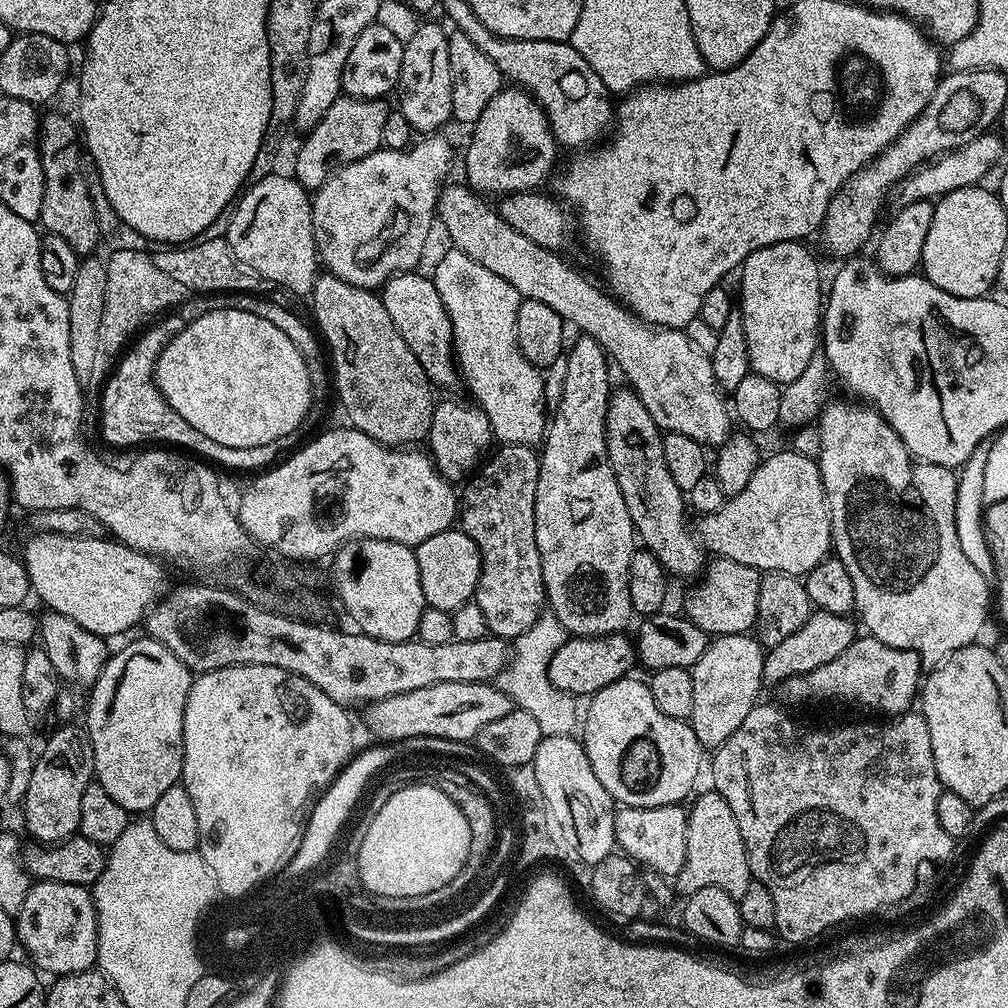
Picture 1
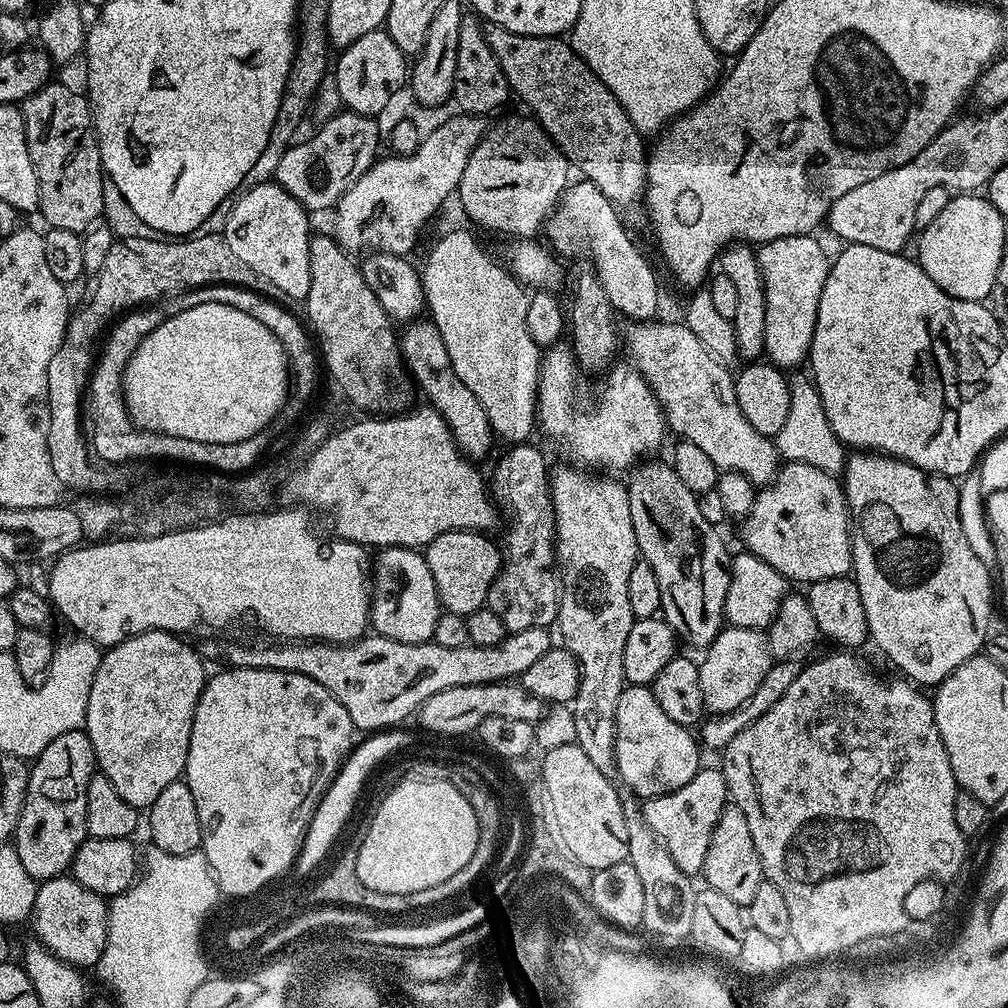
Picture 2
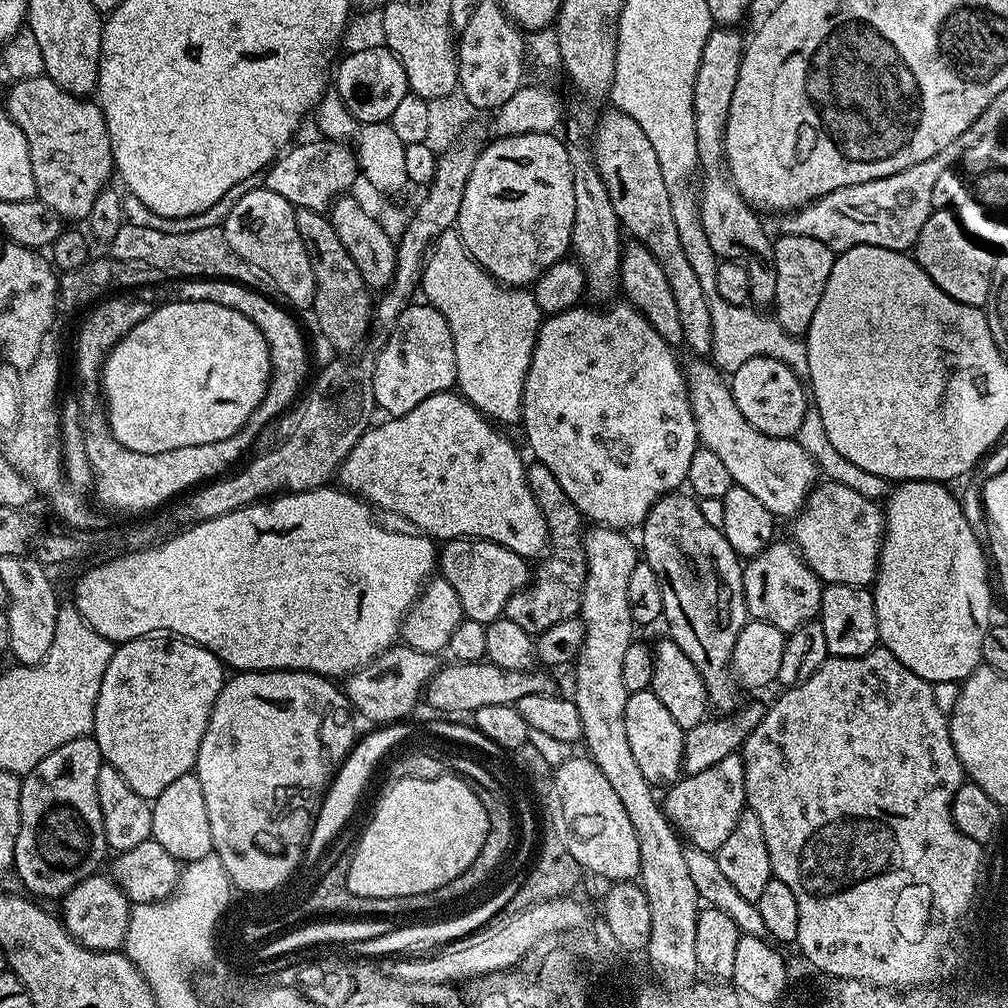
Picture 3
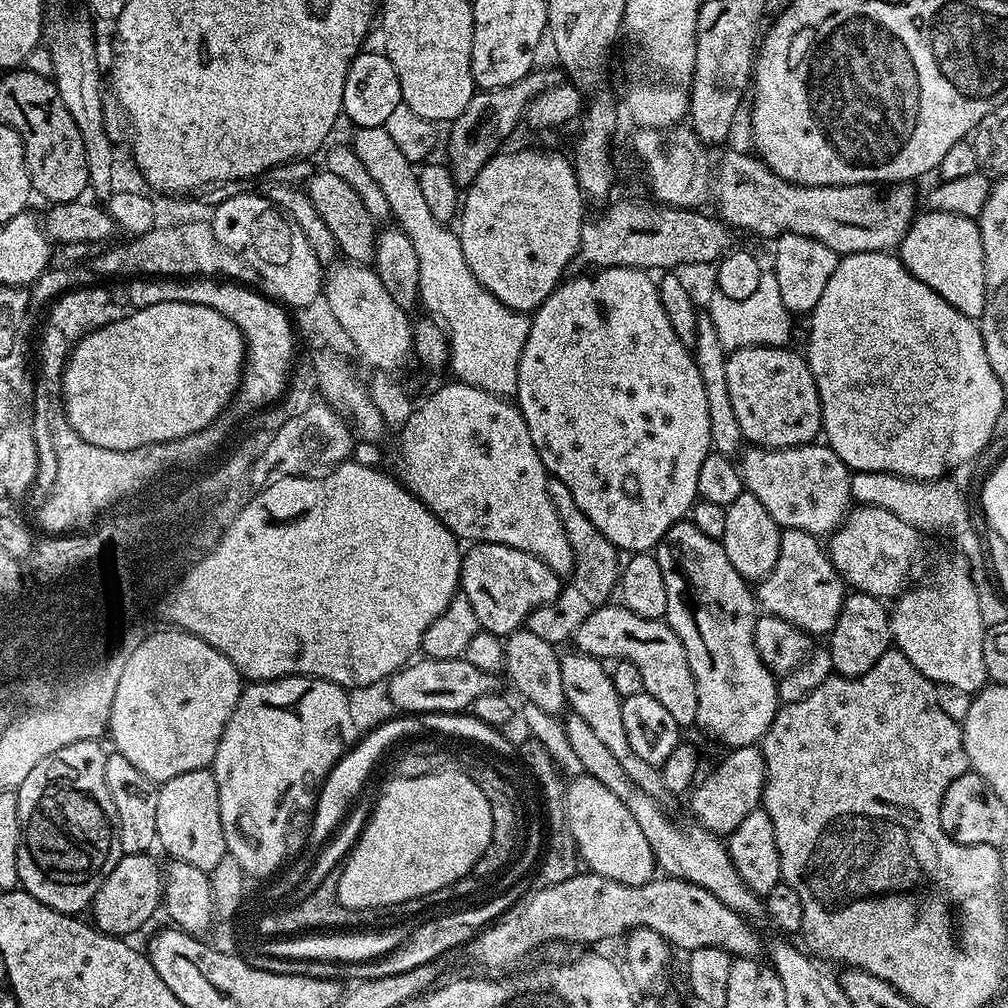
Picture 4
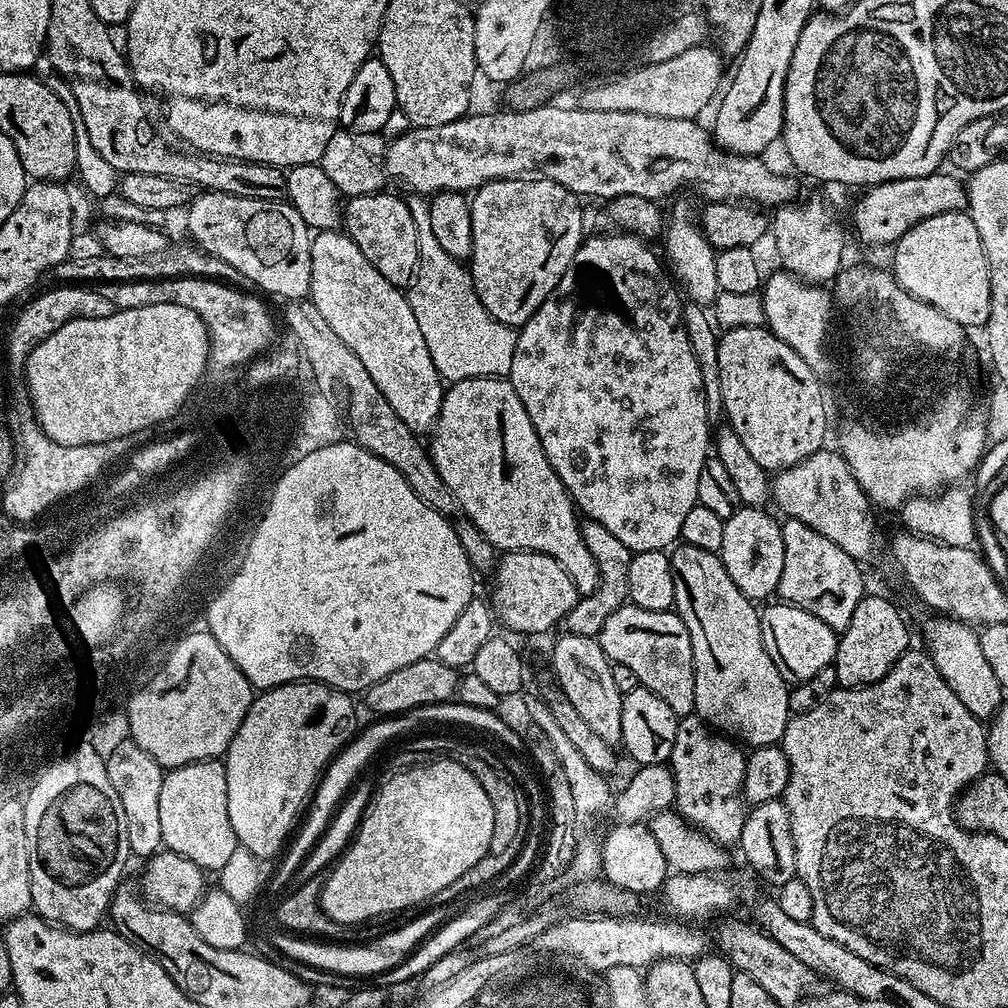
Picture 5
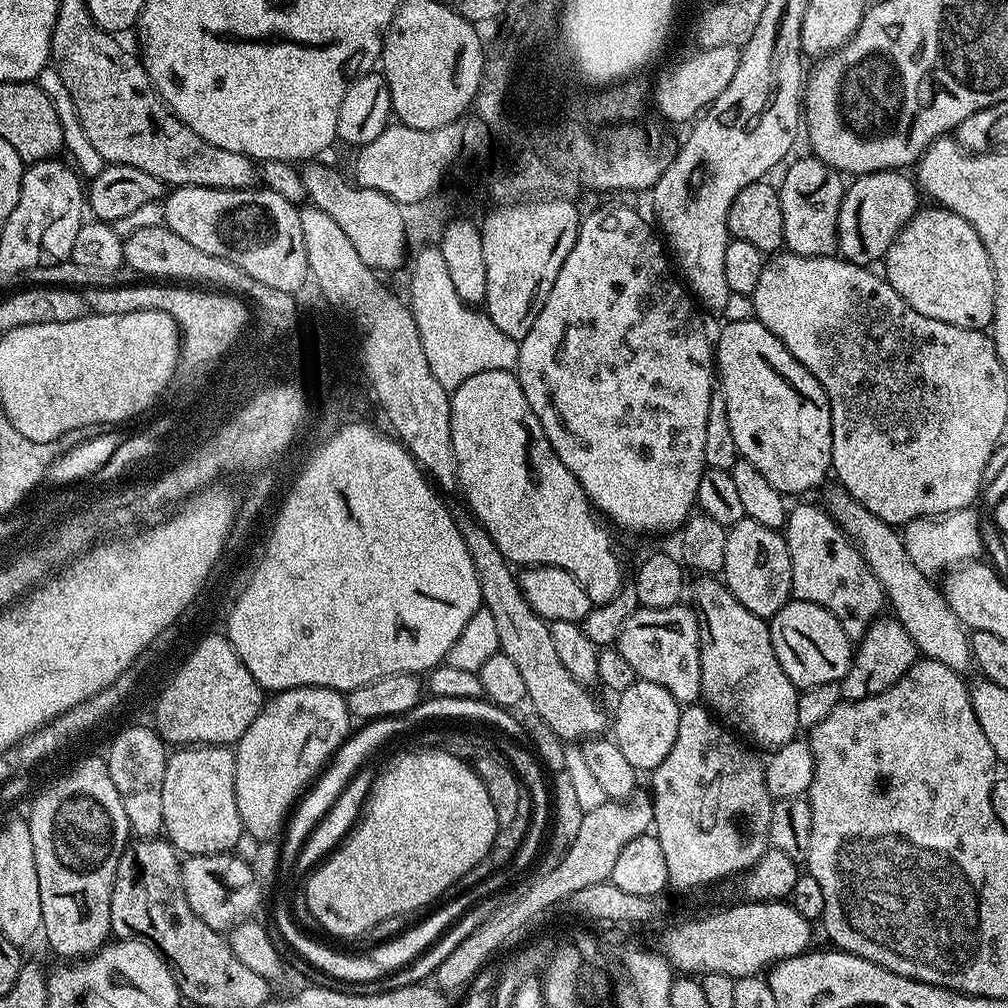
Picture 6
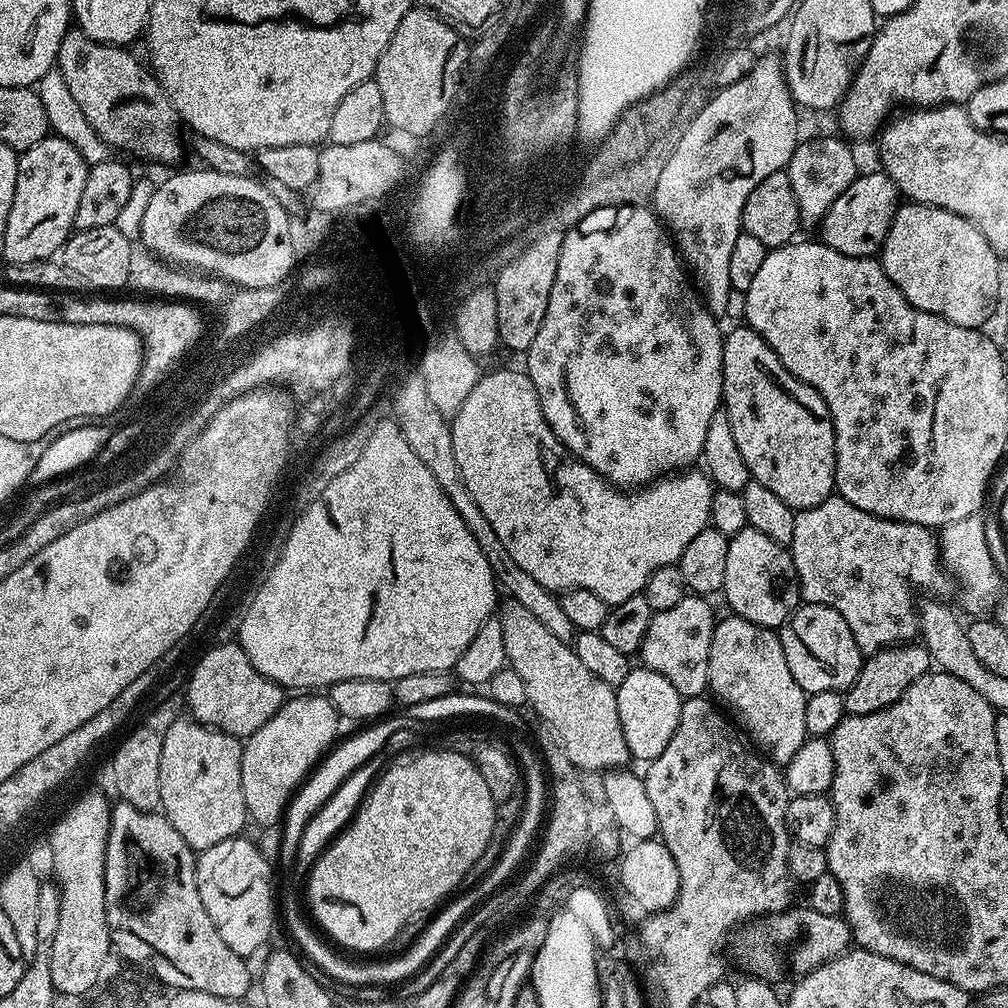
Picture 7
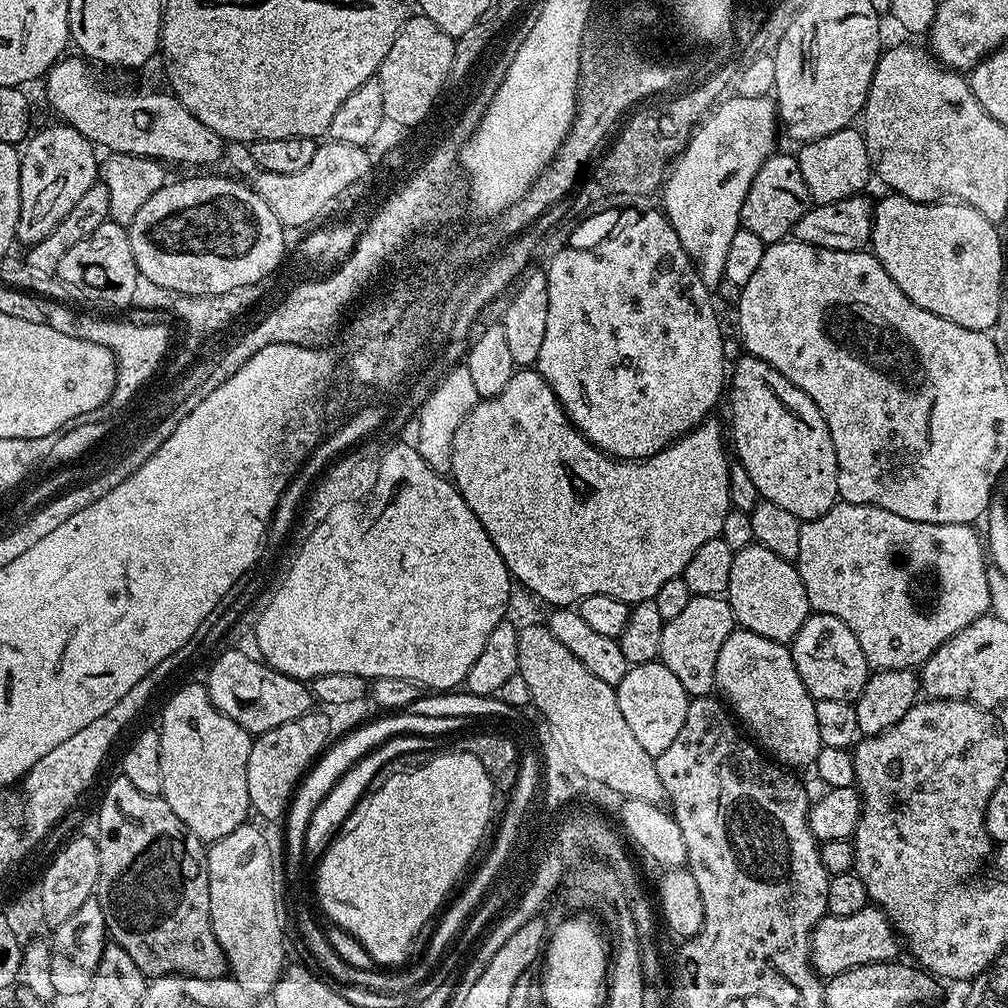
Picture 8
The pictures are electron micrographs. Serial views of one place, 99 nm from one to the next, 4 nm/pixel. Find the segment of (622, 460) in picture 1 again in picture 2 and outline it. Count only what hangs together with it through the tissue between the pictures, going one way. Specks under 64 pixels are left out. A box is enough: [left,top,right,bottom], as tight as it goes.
[626,462,732,644]

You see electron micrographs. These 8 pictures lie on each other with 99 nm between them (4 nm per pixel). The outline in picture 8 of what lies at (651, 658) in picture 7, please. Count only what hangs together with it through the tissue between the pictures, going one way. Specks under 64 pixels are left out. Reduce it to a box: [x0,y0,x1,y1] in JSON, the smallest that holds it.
[659,595,733,697]

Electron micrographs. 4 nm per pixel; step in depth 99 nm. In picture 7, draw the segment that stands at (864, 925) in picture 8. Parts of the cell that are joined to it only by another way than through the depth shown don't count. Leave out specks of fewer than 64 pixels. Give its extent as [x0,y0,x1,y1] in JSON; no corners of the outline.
[730,906,853,982]

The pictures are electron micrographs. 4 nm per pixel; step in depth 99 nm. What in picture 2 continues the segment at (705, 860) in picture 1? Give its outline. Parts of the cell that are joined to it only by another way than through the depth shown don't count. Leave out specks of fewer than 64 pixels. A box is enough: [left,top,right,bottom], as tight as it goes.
[702,803,765,906]

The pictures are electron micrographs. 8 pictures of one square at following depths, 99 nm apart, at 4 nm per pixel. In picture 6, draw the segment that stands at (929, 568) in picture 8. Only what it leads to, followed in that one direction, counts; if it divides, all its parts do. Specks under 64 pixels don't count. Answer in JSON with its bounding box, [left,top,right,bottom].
[782,502,886,642]

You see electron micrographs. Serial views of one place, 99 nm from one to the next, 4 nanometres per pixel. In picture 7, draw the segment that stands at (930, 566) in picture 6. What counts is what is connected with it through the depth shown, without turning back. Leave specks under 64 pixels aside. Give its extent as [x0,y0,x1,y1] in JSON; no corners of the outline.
[938,515,1002,618]

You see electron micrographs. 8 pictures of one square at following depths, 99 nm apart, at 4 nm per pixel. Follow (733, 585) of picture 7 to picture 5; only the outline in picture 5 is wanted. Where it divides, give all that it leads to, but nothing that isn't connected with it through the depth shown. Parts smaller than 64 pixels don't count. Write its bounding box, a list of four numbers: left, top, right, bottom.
[719,506,784,602]

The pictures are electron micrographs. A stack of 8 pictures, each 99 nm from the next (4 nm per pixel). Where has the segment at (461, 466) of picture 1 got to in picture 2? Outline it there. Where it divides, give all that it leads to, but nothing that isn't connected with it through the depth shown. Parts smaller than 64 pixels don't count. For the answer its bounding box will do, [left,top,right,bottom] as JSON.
[400,318,494,460]

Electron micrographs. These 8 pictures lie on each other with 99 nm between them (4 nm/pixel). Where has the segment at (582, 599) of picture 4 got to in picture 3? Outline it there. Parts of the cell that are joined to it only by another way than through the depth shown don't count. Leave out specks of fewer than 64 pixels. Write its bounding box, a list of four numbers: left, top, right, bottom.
[503,462,586,634]

